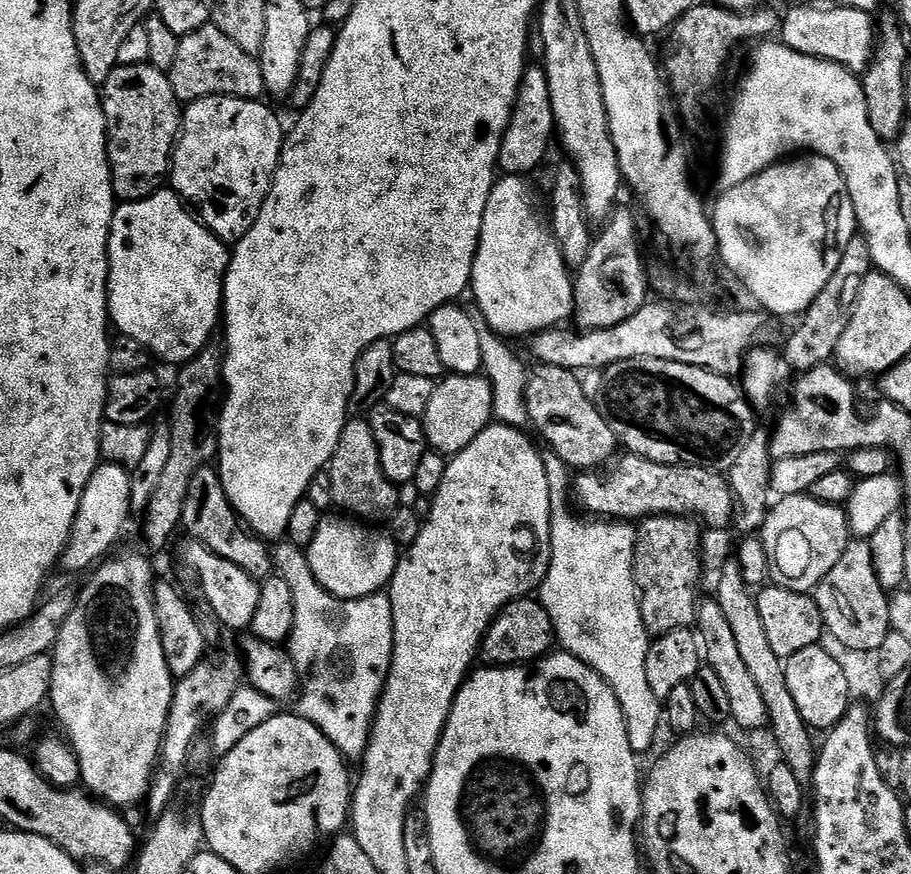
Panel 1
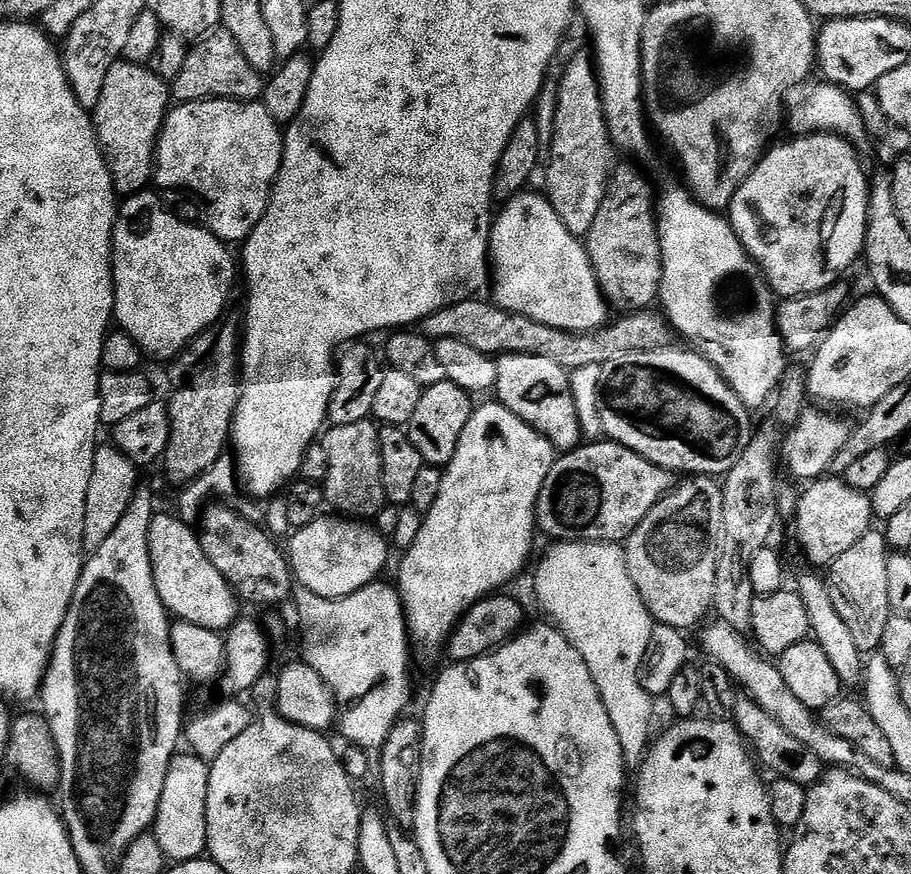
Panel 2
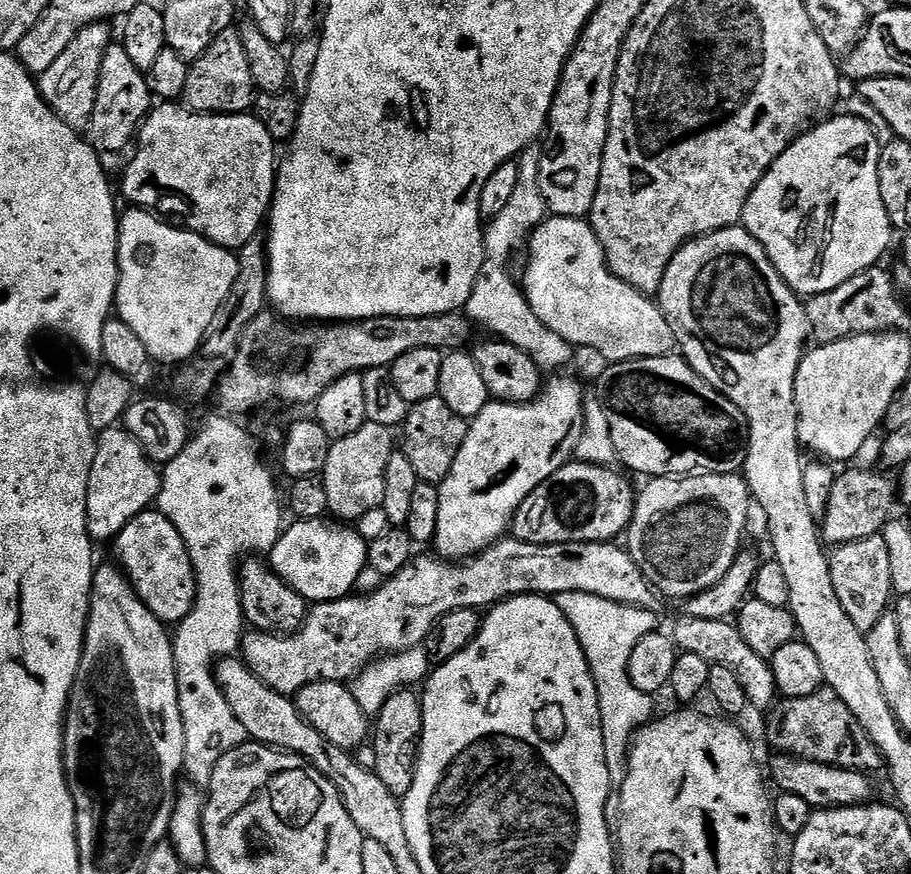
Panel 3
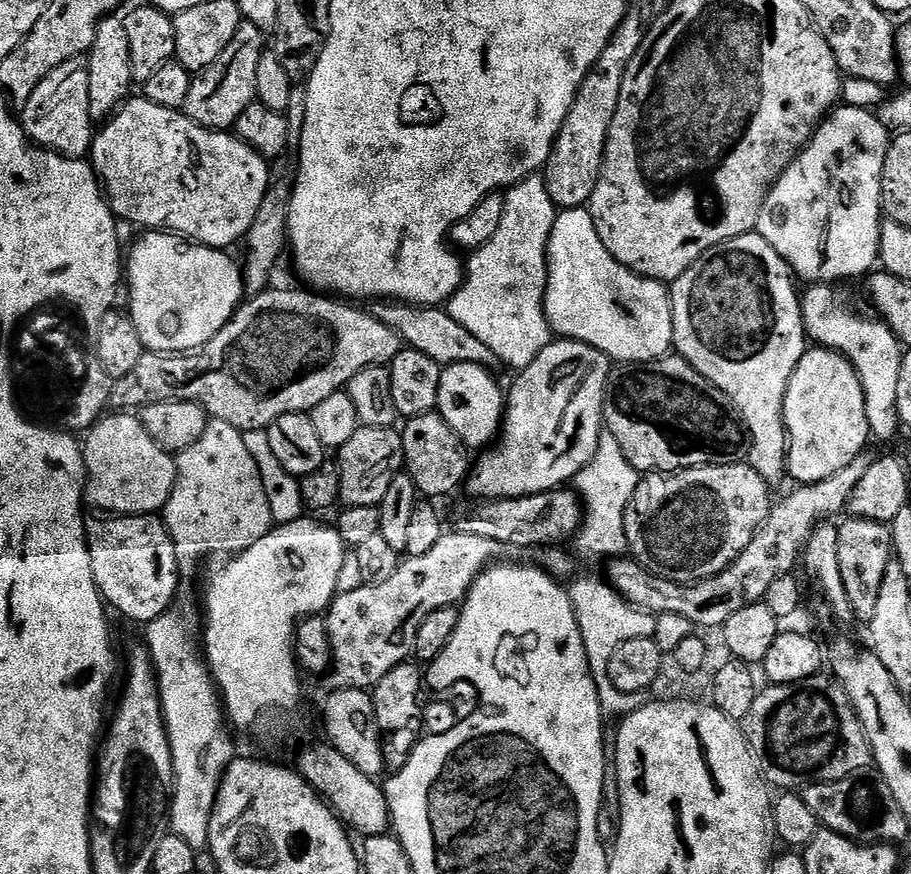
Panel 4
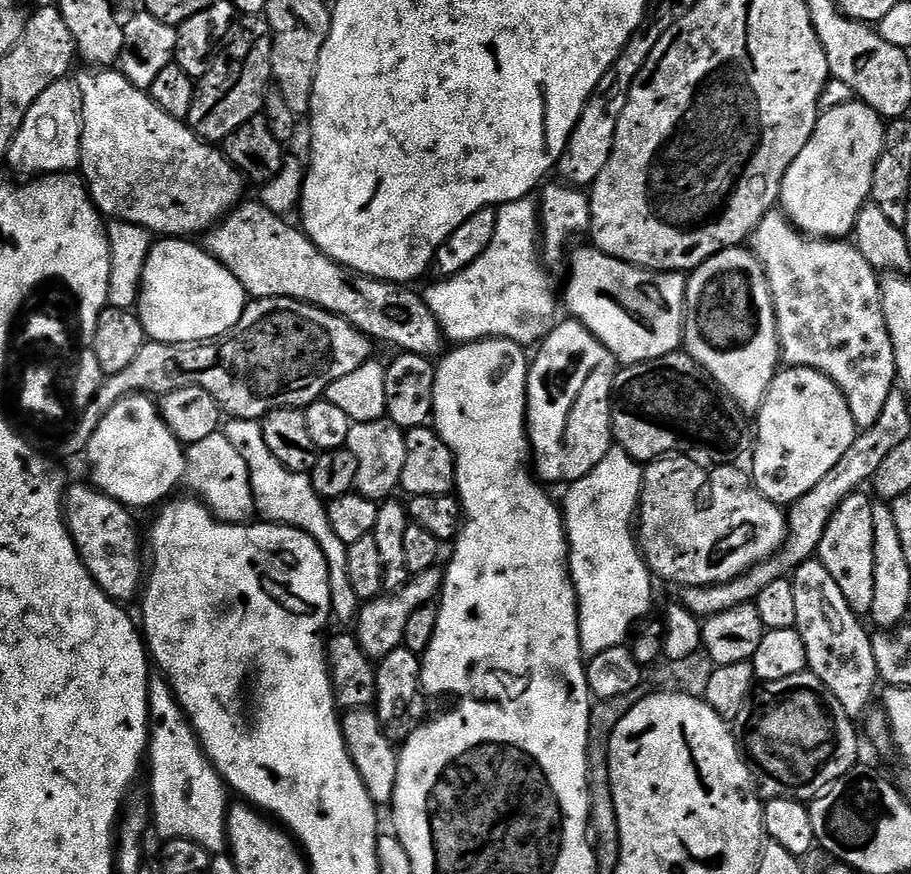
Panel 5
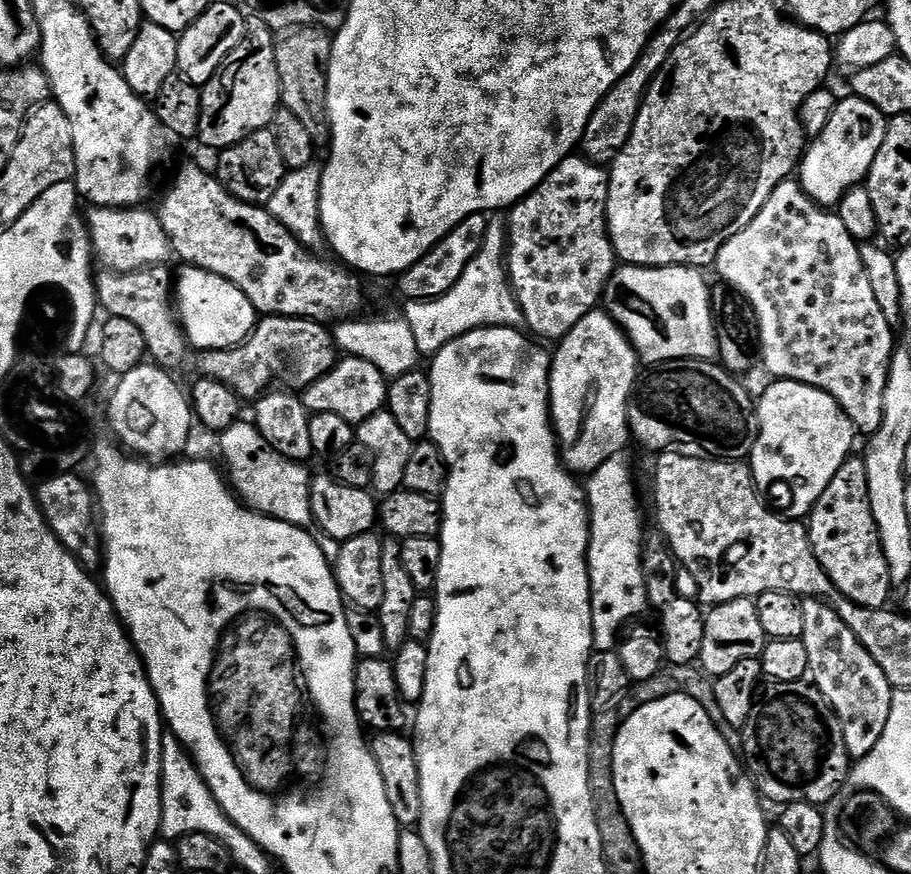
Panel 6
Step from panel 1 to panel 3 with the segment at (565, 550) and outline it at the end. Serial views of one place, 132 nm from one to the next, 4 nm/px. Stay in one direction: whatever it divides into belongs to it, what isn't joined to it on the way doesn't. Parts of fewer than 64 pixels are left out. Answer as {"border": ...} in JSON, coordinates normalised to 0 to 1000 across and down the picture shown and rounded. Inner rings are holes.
{"border":[[[622,677],[609,683],[609,689],[613,698],[621,703],[626,716],[630,716],[630,725],[639,739],[639,748],[643,748],[643,757],[648,762],[648,771],[656,789],[665,879],[670,881],[673,903],[679,904],[686,890],[686,881],[689,879],[689,859],[694,852],[694,844],[699,835],[712,827],[718,819],[715,795],[700,789],[700,785],[692,780],[689,762],[696,739],[700,739],[700,735],[705,735],[709,725],[721,722],[721,701],[693,696],[638,677]]]}

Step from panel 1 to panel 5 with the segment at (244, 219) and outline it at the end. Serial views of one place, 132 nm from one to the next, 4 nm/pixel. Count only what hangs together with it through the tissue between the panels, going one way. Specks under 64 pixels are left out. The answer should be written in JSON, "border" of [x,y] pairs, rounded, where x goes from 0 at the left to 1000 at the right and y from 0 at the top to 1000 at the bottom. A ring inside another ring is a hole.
{"border":[[[92,80],[86,90],[88,102],[88,129],[90,130],[90,162],[88,164],[88,191],[87,200],[93,211],[97,212],[97,224],[101,232],[110,241],[111,248],[123,254],[134,256],[146,256],[153,261],[158,261],[162,265],[176,272],[211,272],[214,265],[224,268],[229,264],[243,249],[250,246],[256,238],[265,232],[263,223],[268,220],[269,203],[259,196],[258,190],[250,184],[249,178],[240,168],[225,162],[218,156],[211,152],[210,146],[201,137],[187,135],[182,126],[173,126],[173,121],[168,117],[166,110],[156,101],[149,101],[138,90],[131,80]]]}

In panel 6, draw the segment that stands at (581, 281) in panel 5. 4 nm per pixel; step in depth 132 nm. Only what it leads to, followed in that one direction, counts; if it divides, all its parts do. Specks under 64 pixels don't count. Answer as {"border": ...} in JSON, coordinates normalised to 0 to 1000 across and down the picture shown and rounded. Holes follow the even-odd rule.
{"border":[[[737,302],[733,307],[699,307],[681,304],[672,312],[670,323],[663,328],[662,351],[679,371],[697,398],[699,408],[708,418],[730,416],[733,412],[785,413],[790,402],[788,371],[784,365],[779,325],[773,322],[774,312],[766,307],[752,307],[749,302]]]}

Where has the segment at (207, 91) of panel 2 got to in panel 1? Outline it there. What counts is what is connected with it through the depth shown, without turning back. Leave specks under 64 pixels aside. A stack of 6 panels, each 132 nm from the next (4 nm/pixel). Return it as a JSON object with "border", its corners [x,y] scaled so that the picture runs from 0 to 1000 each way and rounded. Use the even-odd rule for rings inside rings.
{"border":[[[232,26],[198,42],[191,76],[182,84],[199,117],[221,114],[227,110],[260,110],[262,114],[285,114],[291,109],[290,90],[282,65],[257,53],[244,34]]]}

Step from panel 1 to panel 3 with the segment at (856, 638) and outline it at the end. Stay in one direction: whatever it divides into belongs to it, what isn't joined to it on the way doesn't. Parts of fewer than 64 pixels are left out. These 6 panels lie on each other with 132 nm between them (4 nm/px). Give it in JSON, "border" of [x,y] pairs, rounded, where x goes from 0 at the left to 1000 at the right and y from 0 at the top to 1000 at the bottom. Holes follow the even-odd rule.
{"border":[[[967,611],[919,622],[909,632],[909,646],[911,666],[915,666],[915,680],[920,680],[920,689],[924,689],[924,698],[929,698],[933,712],[937,712],[937,716],[950,725],[959,721],[959,716],[964,716],[964,707],[976,699],[981,686],[973,616]]]}

